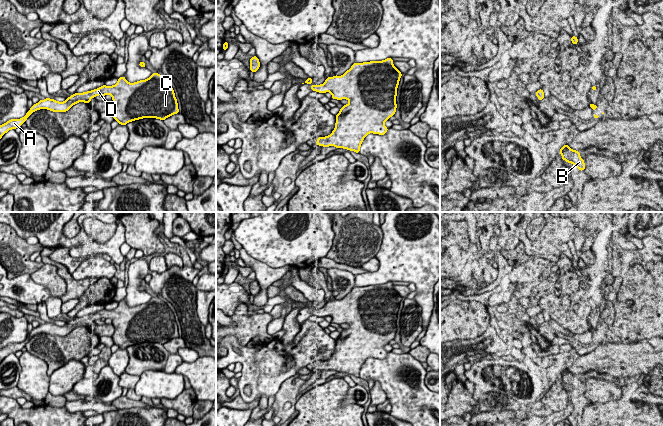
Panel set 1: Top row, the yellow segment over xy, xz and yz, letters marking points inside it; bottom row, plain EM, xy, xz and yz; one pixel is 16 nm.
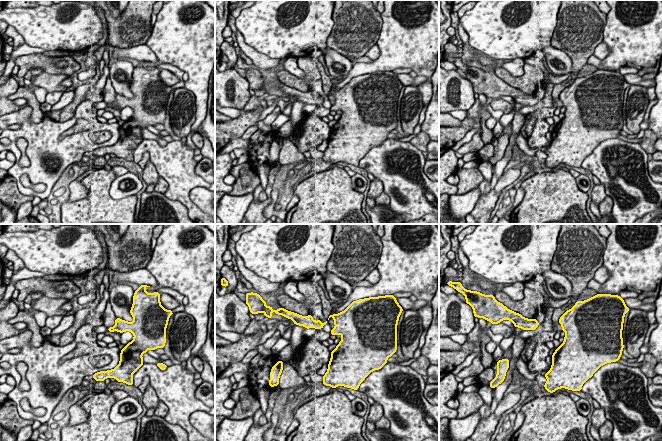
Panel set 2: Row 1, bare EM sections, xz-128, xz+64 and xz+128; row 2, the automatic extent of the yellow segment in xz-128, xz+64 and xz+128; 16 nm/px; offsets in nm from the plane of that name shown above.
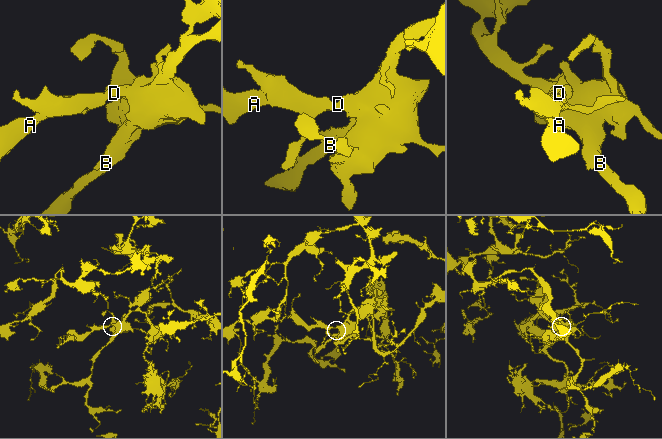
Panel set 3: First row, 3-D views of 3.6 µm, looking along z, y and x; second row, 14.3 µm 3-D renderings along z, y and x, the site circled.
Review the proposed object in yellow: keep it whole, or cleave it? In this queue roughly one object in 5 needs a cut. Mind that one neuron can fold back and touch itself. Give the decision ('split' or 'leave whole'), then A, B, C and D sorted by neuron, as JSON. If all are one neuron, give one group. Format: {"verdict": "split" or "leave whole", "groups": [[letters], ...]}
{"verdict": "leave whole", "groups": [["A", "B", "C", "D"]]}

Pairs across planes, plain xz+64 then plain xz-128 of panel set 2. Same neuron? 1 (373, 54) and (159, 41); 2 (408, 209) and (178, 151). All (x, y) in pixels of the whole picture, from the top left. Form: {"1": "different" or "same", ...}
{"1": "different", "2": "same"}

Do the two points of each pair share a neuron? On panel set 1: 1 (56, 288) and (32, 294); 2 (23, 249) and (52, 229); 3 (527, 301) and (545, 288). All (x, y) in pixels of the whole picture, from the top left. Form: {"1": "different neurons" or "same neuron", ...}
{"1": "different neurons", "2": "different neurons", "3": "same neuron"}

